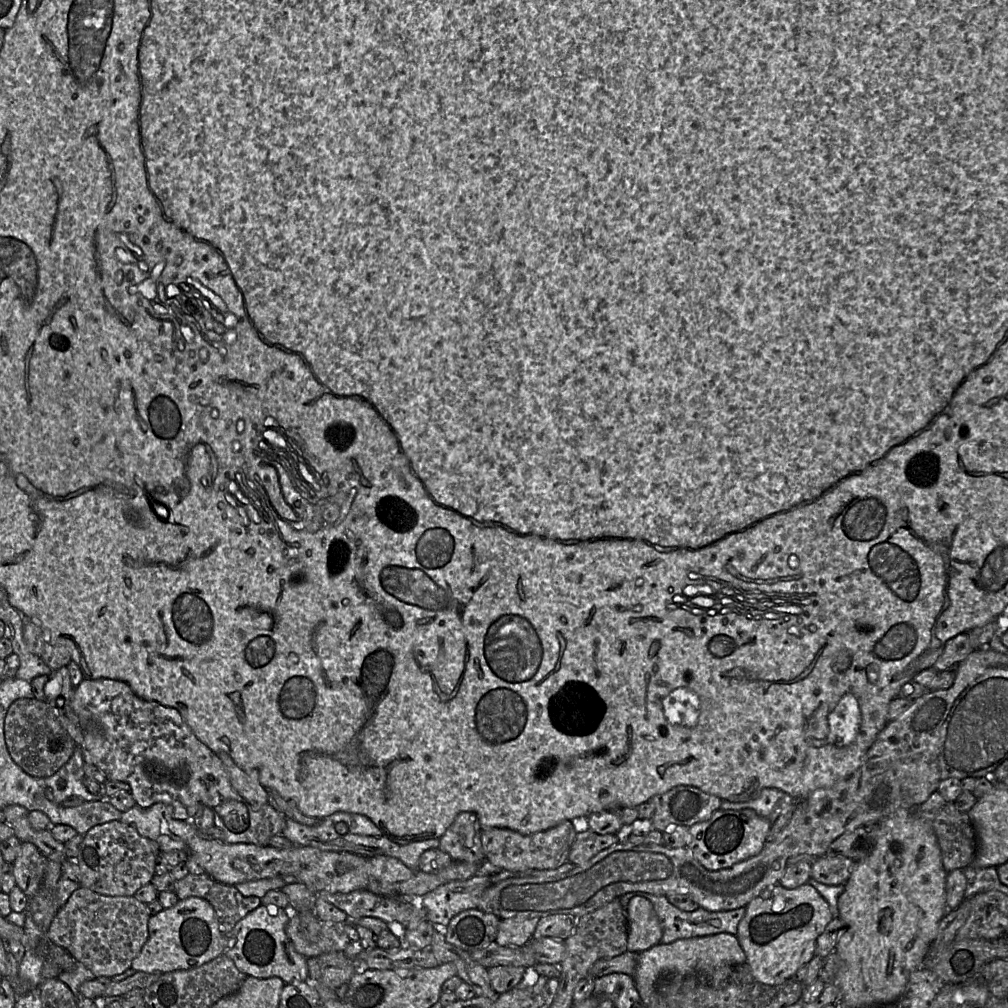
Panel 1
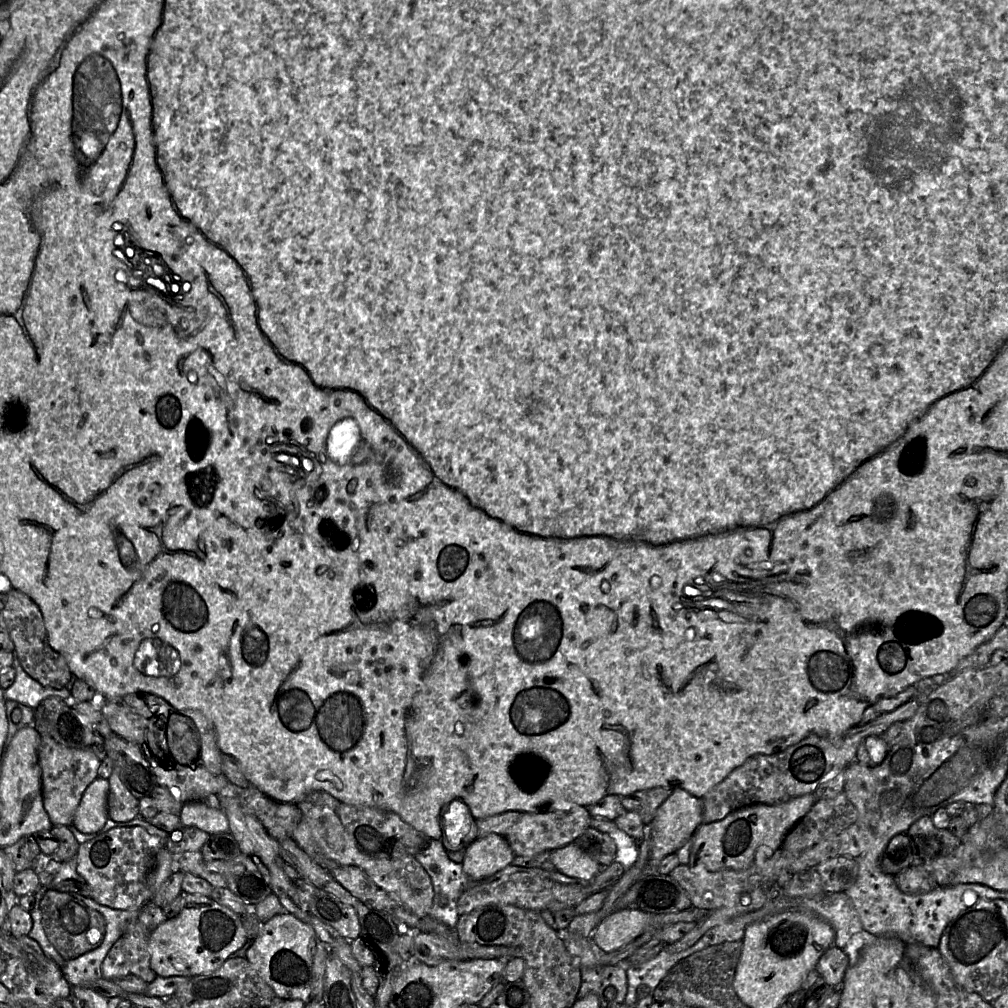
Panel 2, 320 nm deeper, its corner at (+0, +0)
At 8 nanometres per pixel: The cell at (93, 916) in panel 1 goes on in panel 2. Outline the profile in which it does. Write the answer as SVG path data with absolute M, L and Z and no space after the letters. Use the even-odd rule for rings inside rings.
M137 920L123 934L125 936L125 951L130 960L130 974L138 976L148 984L157 977L150 967L148 951L150 933L151 931Z

